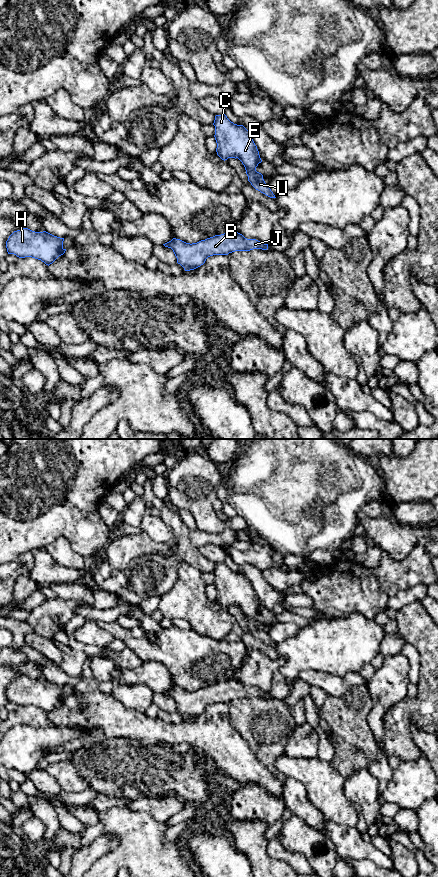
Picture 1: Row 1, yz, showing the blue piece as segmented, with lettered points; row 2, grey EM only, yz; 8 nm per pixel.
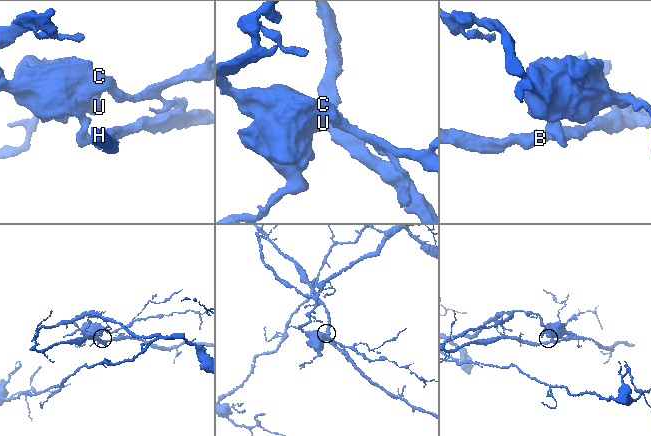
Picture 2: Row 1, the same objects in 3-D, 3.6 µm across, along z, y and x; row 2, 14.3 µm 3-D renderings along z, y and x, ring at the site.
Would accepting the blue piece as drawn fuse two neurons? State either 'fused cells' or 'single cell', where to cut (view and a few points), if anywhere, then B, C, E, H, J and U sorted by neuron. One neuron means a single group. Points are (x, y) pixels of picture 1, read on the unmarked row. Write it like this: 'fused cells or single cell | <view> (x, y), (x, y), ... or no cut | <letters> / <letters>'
fused cells | yz (267, 695), (263, 697) | B H J / C E U

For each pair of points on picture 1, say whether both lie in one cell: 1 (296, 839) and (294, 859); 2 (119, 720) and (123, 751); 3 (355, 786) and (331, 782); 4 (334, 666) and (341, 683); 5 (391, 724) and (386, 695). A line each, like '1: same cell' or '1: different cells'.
1: different cells
2: different cells
3: different cells
4: different cells
5: different cells

